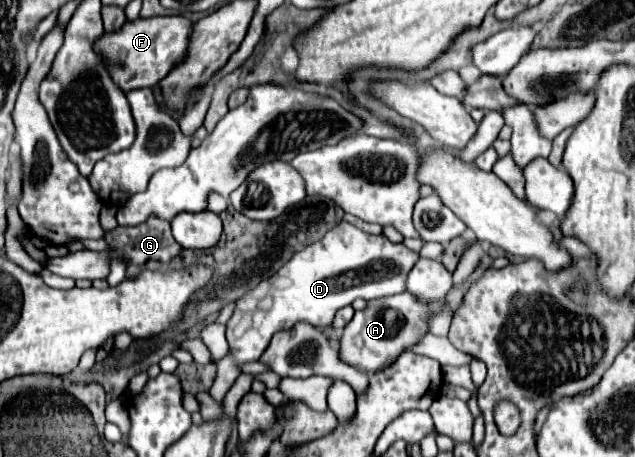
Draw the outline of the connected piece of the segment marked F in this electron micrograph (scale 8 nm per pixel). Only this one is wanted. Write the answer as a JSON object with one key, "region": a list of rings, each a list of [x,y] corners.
{"region":[[[186,17],[136,19],[124,25],[120,33],[104,33],[100,41],[96,41],[96,53],[110,61],[108,69],[112,69],[112,77],[116,77],[116,83],[126,91],[138,87],[152,87],[186,59],[192,27],[194,21]]]}

